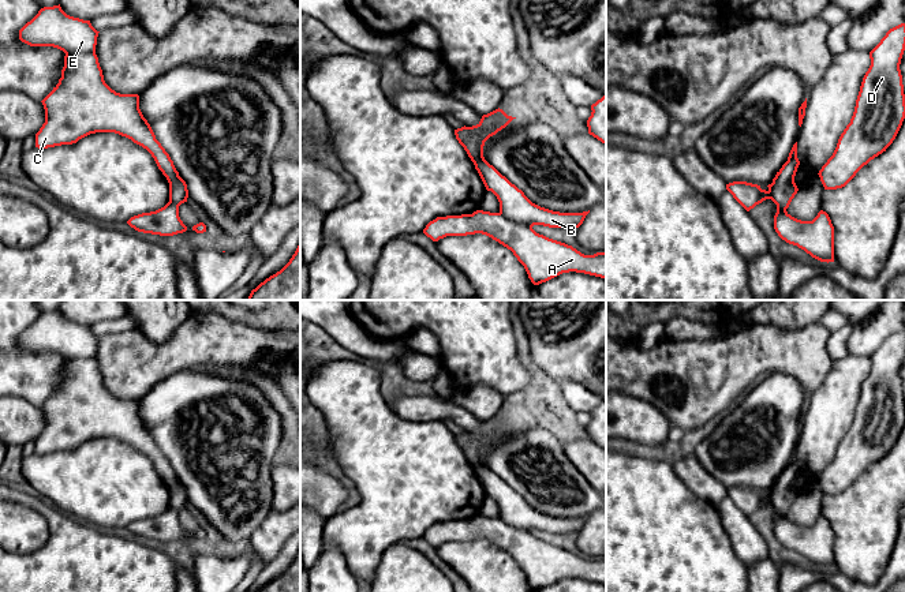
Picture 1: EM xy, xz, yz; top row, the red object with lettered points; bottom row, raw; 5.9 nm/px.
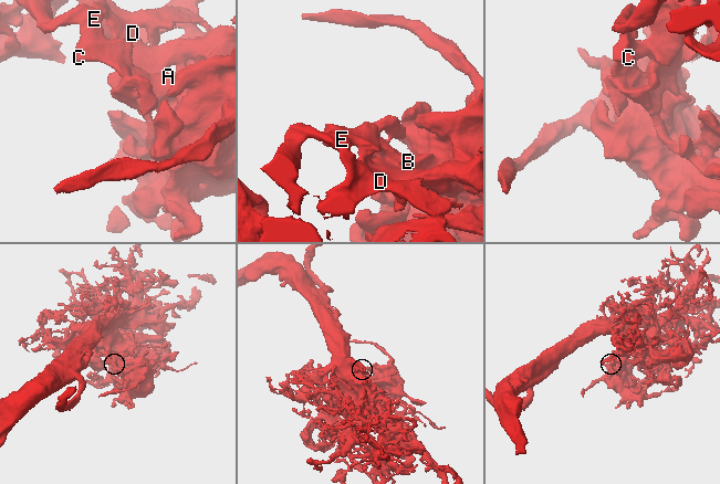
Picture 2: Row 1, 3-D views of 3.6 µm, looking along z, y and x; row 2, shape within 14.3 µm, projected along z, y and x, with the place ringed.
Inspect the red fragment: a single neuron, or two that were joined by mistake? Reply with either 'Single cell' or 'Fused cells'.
Fused cells

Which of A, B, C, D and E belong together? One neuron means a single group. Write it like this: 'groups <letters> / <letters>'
groups A C D E / B

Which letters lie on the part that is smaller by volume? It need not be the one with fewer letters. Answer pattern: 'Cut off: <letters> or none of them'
Cut off: B

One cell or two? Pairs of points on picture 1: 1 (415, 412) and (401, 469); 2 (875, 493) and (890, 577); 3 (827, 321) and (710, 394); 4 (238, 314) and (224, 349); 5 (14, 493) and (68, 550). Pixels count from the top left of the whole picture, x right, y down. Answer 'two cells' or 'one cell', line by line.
1: two cells
2: two cells
3: two cells
4: two cells
5: one cell

